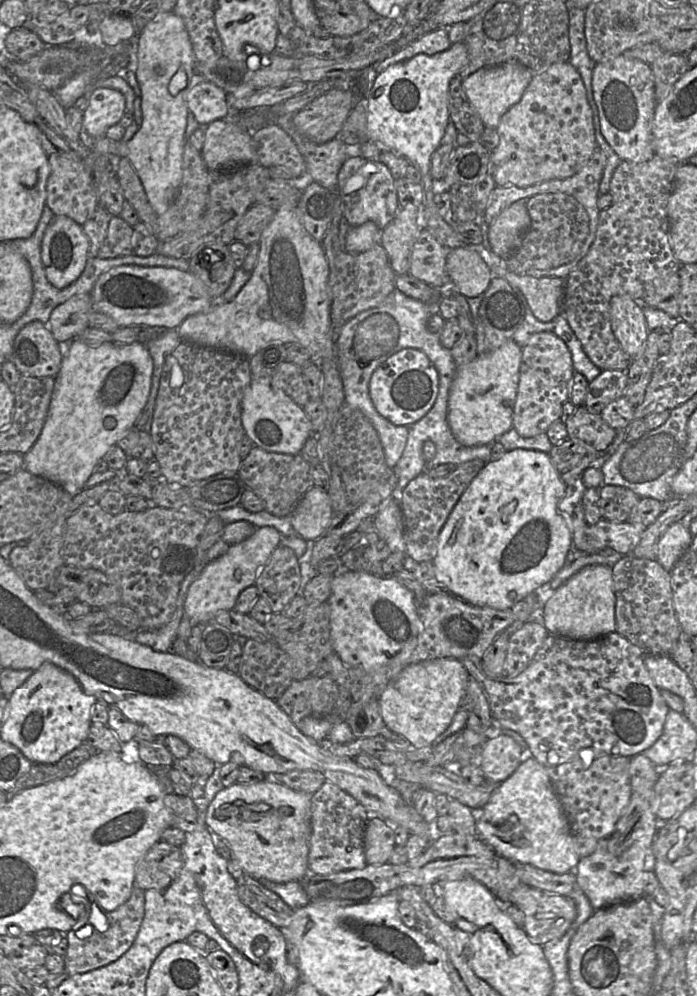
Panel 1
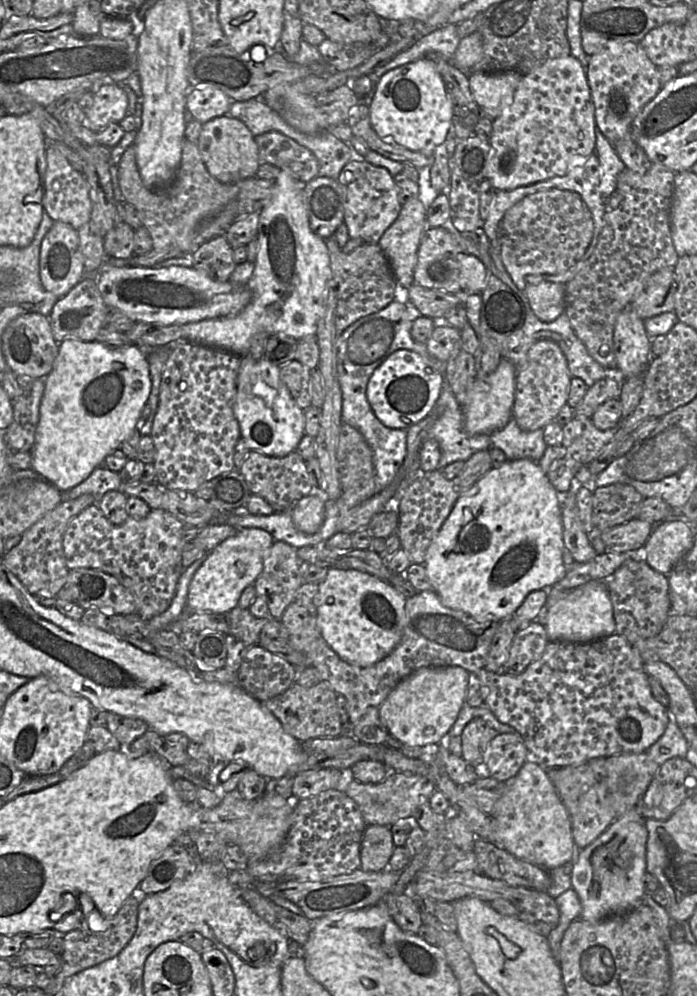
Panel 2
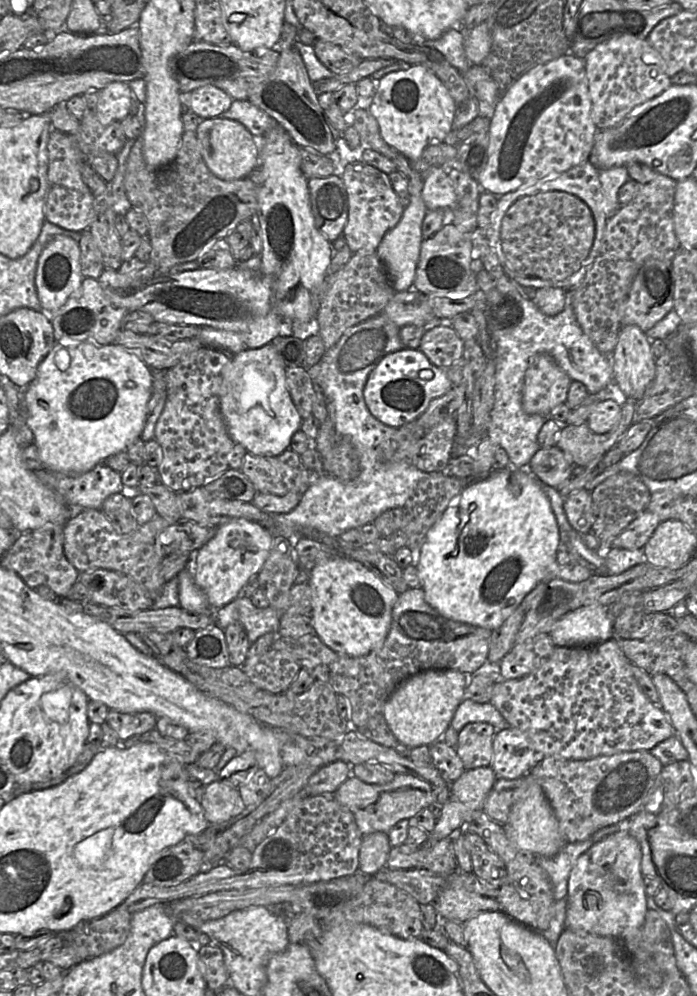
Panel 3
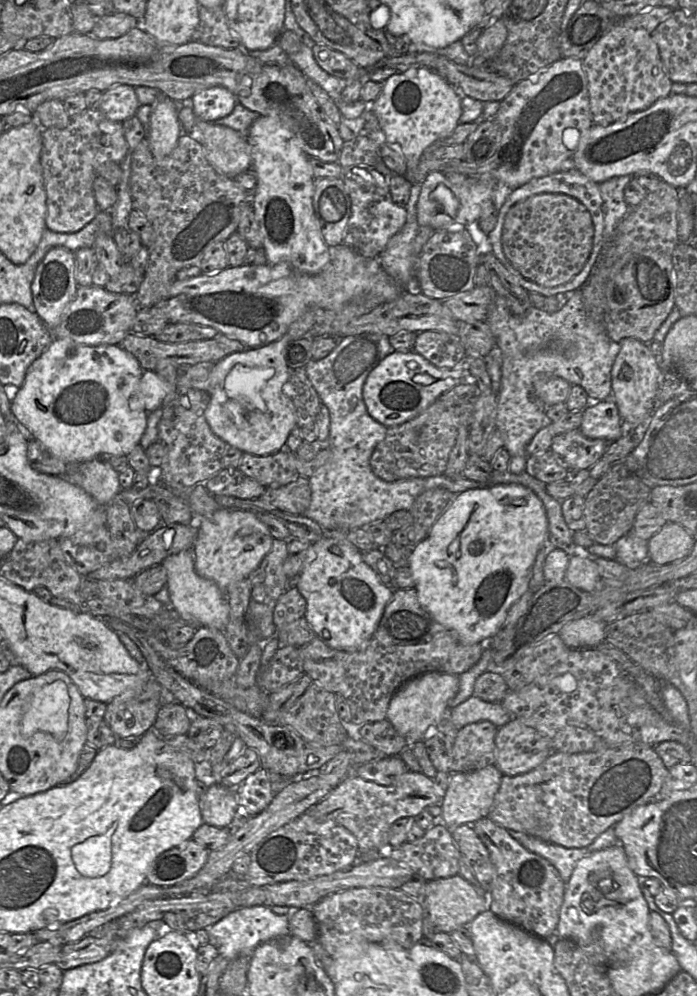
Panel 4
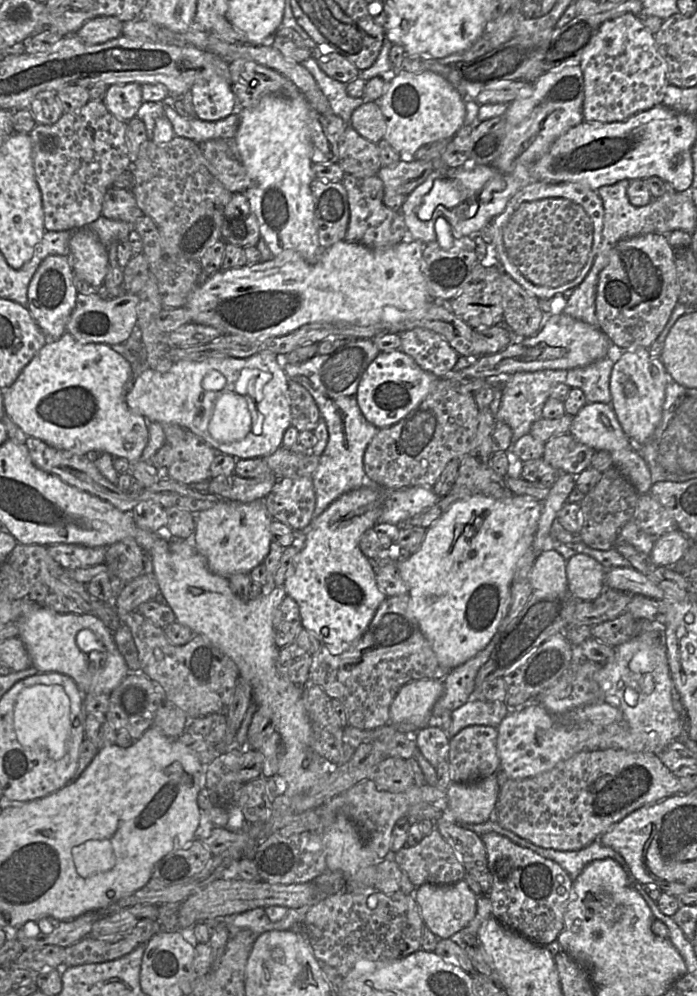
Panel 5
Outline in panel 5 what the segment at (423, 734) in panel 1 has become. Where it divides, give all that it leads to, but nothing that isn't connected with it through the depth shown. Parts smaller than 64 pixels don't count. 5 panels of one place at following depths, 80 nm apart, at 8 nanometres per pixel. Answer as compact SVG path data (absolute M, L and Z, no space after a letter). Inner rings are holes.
M420 679L403 685L389 707L389 723L413 724L416 730L429 726L432 708L443 692L439 679Z

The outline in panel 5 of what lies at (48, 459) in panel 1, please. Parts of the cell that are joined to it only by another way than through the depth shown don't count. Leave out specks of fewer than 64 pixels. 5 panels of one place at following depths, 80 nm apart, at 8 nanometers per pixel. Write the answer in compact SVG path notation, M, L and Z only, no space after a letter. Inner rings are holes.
M66 331L59 340L43 346L16 381L3 389L3 406L11 420L29 437L76 454L86 455L91 451L109 453L113 457L127 459L131 465L141 459L149 439L148 421L132 411L125 400L132 375L130 362L110 345L82 343Z

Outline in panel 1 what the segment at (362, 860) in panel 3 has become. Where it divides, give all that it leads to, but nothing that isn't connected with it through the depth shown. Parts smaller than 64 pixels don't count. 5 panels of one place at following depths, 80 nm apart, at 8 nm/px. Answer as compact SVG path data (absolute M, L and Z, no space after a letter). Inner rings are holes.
M371 817L364 836L366 863L369 865L388 863L395 846L393 826L381 818Z

